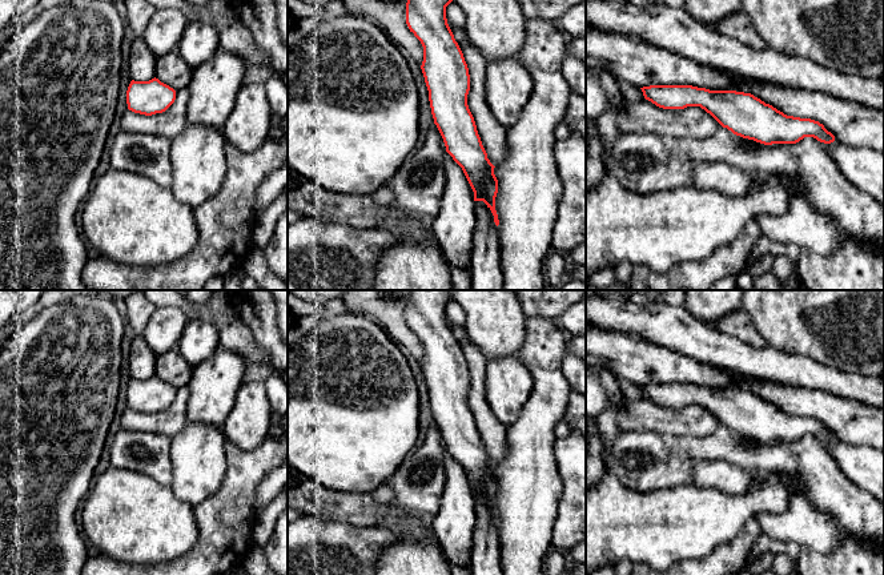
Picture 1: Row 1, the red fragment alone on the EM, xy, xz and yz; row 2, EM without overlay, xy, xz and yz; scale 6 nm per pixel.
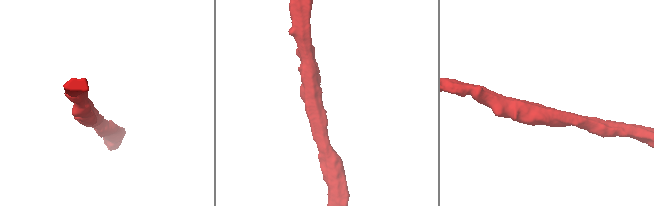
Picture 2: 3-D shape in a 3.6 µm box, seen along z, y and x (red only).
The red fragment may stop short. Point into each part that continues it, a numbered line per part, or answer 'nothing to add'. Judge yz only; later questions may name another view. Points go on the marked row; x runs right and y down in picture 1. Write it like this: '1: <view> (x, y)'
nothing to add

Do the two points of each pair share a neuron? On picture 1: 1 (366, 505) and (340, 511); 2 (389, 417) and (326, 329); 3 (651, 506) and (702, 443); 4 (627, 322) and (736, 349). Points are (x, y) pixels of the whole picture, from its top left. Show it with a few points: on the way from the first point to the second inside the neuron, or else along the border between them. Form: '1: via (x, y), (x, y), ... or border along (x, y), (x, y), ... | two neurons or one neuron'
1: via (360, 509), (346, 509) | one neuron
2: via (368, 395), (364, 391), (364, 377), (340, 350) | one neuron
3: border along (690, 483), (649, 491), (633, 489) | two neurons
4: via (654, 322), (672, 326), (686, 336), (710, 345) | one neuron

